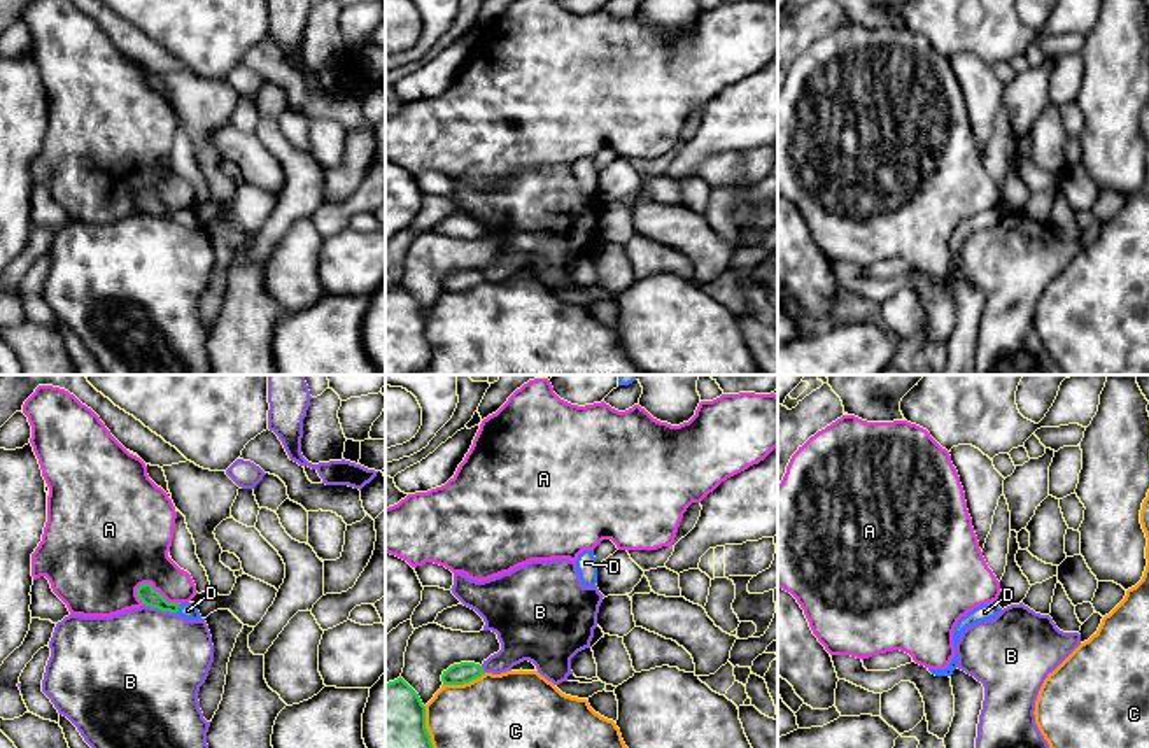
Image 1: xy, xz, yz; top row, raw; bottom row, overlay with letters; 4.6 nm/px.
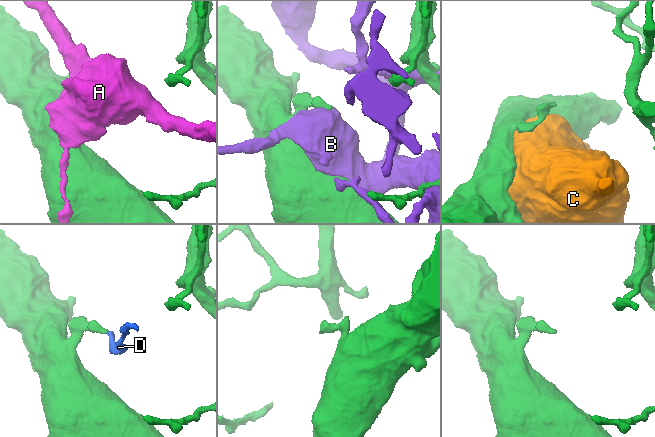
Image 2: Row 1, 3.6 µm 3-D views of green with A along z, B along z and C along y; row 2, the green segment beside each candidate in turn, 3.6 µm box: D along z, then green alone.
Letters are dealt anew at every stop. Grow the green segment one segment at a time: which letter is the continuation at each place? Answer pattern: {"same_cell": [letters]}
{"same_cell": ["D"]}

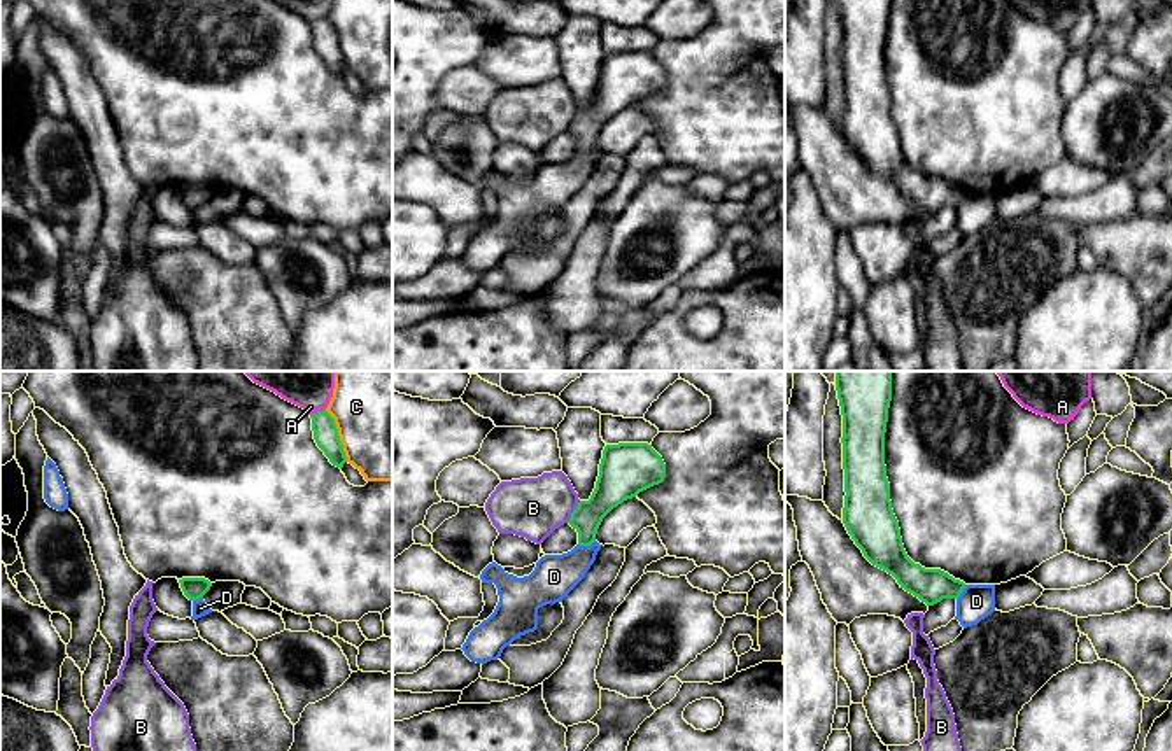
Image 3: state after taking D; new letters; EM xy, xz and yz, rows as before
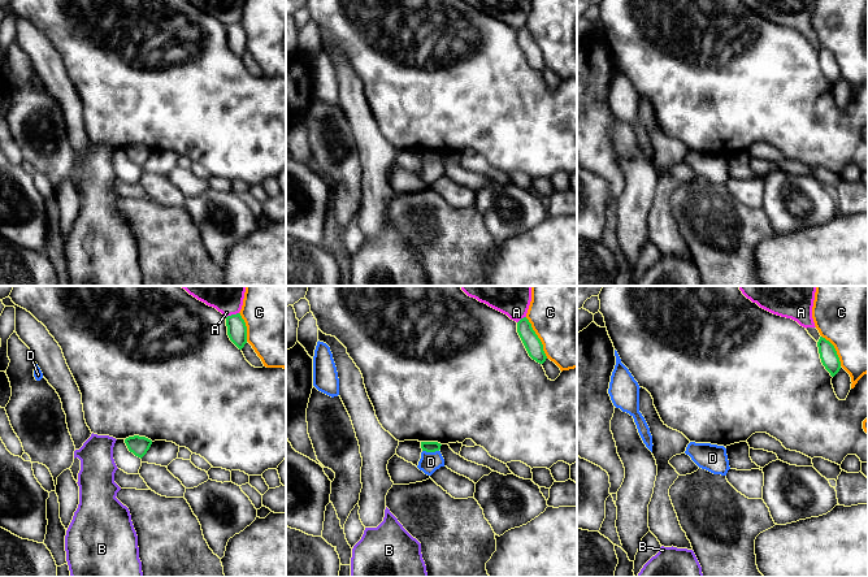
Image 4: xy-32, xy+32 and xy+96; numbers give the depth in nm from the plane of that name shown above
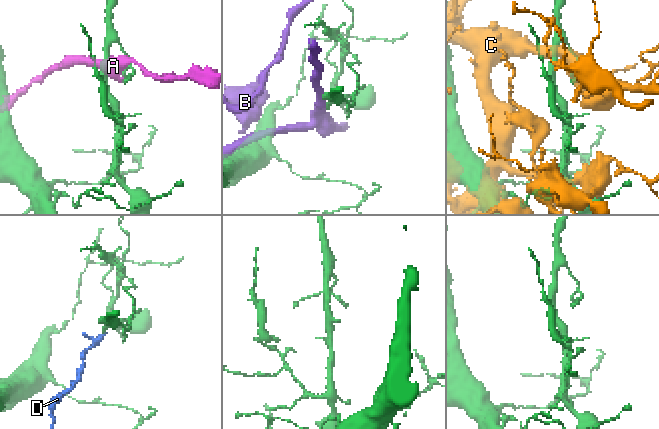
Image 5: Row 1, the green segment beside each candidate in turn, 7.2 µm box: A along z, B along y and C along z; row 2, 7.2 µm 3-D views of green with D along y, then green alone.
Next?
{"same_cell": []}

